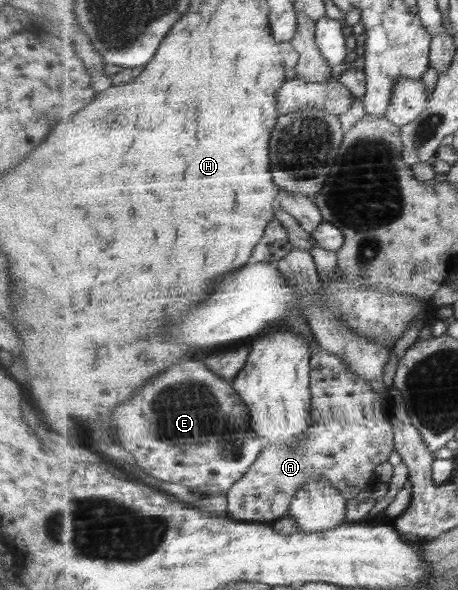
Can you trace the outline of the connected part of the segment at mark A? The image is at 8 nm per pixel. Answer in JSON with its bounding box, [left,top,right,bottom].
[227,349,396,524]

